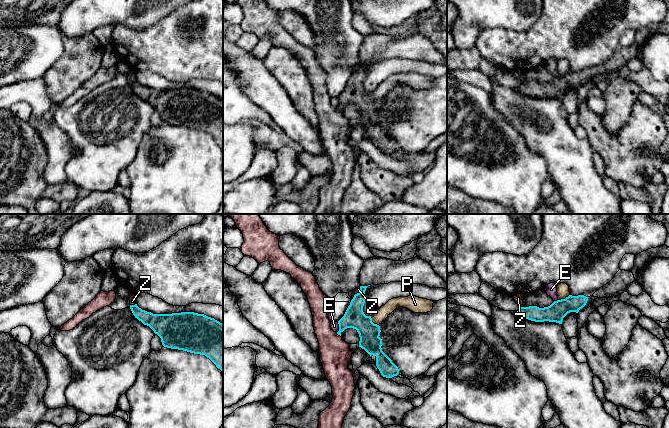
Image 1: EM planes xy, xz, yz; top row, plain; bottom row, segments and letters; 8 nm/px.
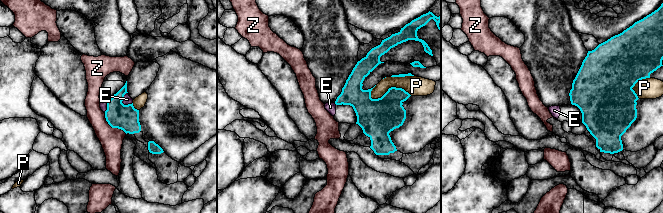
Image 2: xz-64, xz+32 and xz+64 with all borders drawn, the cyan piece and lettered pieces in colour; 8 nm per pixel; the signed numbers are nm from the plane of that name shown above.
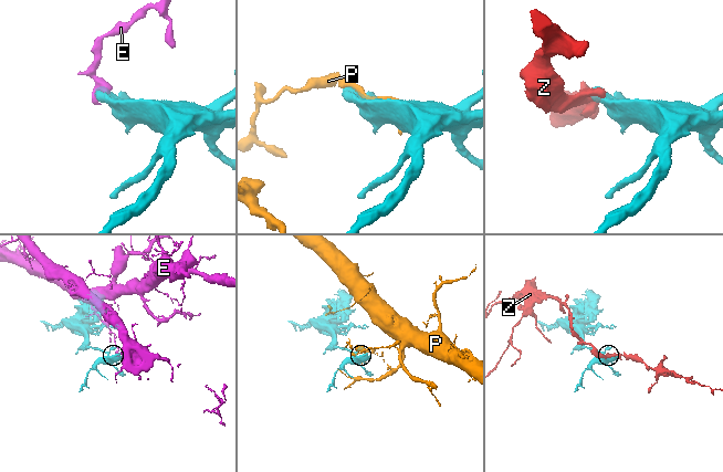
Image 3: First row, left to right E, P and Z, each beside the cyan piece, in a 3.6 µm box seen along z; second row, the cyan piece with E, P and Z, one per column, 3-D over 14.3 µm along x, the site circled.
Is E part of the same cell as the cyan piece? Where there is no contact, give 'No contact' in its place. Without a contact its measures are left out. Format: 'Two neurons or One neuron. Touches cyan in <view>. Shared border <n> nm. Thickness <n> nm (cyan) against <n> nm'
Two neurons. Touches cyan in xz. Shared border 90 nm. Thickness 170 nm (cyan) against 70 nm

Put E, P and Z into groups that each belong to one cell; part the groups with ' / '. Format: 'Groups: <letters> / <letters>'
Groups: E / P / Z

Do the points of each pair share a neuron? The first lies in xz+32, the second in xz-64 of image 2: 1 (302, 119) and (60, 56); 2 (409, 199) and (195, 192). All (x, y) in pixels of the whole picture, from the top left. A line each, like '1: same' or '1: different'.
1: same
2: same

